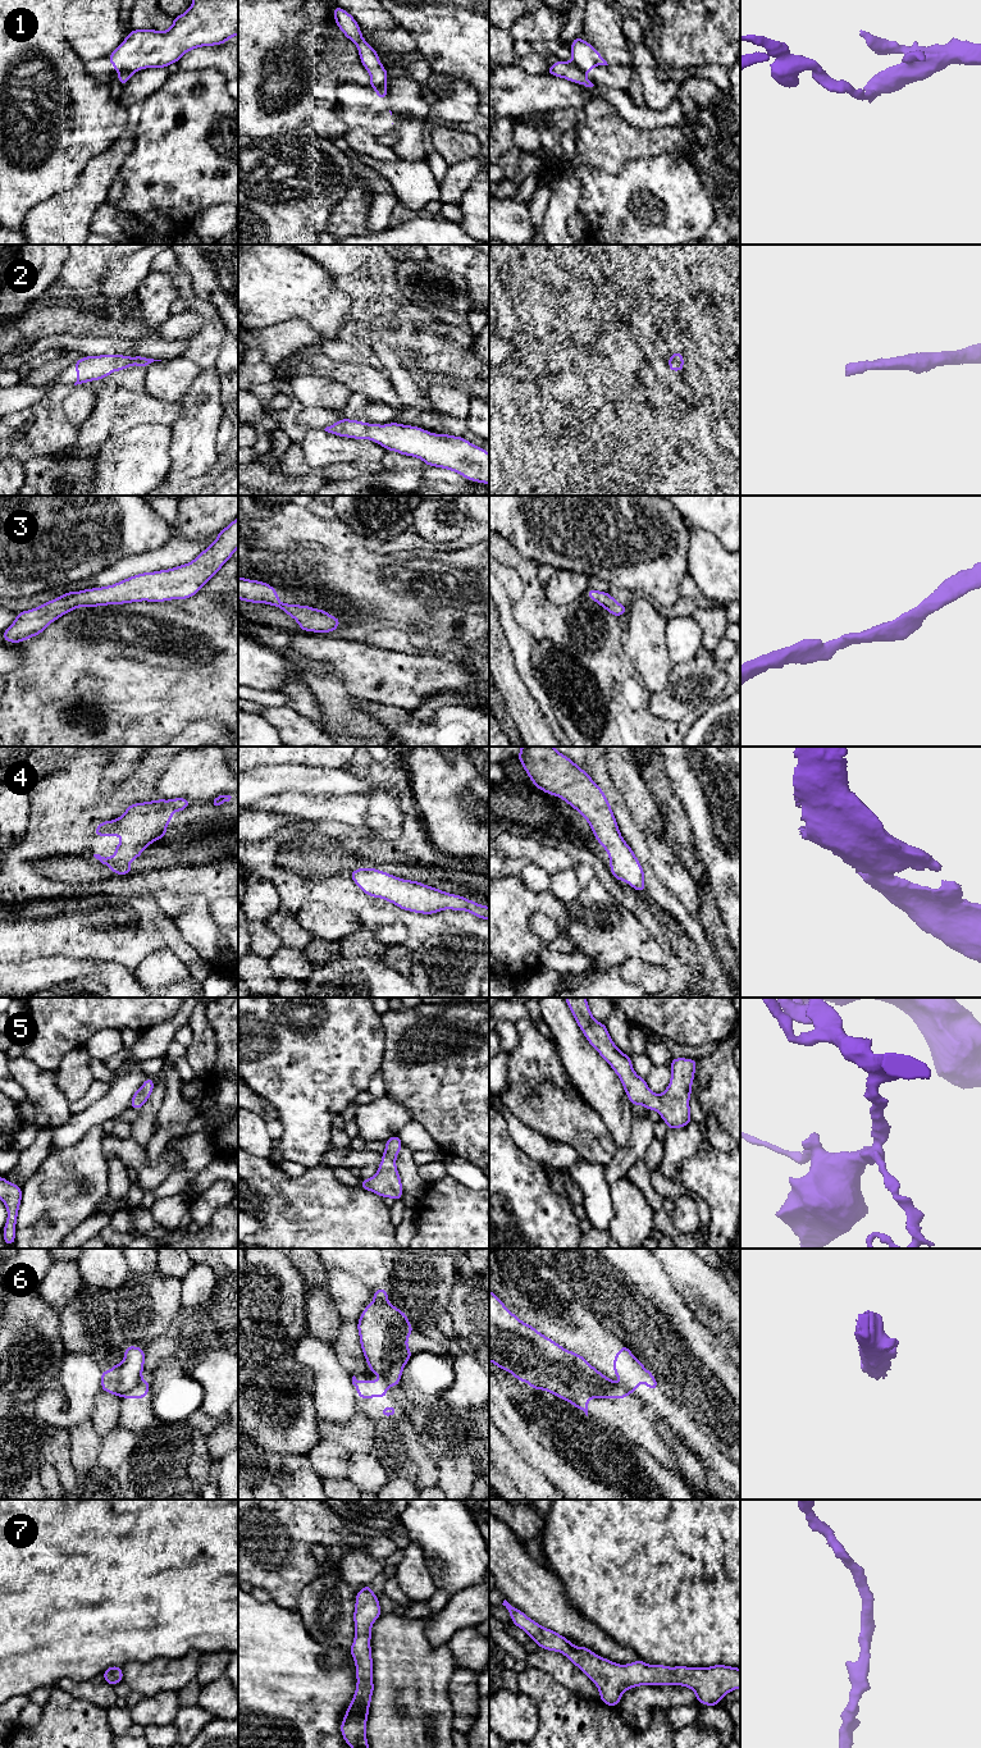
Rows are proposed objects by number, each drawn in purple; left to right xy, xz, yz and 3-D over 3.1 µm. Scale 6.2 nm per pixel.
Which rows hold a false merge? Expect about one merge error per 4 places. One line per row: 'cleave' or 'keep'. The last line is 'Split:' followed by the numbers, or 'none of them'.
1: cleave
2: keep
3: keep
4: keep
5: keep
6: cleave
7: keep
Split: 1, 6

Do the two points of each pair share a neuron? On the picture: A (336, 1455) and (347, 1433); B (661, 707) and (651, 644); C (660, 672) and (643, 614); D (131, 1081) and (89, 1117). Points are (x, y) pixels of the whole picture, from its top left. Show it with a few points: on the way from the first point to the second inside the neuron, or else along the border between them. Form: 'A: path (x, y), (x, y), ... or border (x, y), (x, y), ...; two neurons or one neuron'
A: border (322, 1438), (338, 1442), (350, 1454); two neurons
B: border (674, 666), (667, 684), (662, 689), (651, 693); two neurons
C: path (651, 658), (646, 649), (646, 628); one neuron
D: path (121, 1091), (99, 1112); one neuron

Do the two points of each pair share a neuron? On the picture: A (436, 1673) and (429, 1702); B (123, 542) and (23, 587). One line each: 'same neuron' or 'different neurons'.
A: same neuron
B: same neuron

